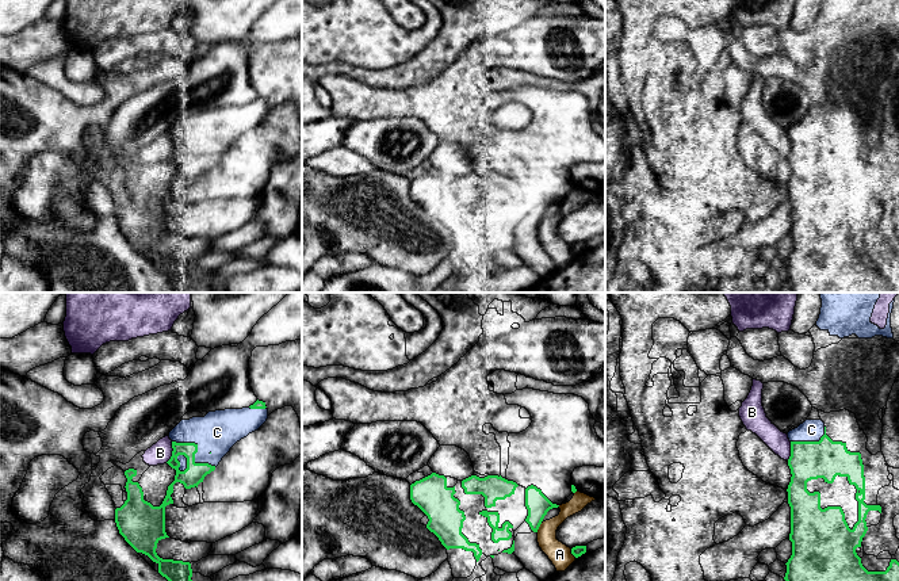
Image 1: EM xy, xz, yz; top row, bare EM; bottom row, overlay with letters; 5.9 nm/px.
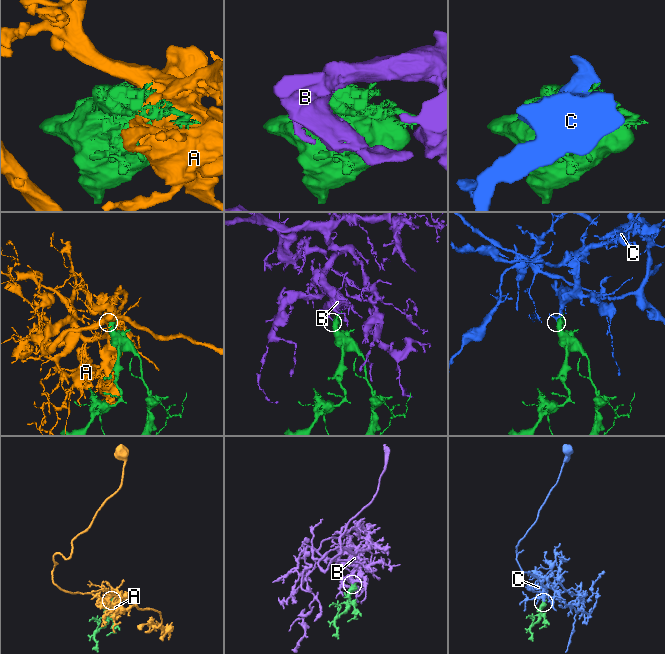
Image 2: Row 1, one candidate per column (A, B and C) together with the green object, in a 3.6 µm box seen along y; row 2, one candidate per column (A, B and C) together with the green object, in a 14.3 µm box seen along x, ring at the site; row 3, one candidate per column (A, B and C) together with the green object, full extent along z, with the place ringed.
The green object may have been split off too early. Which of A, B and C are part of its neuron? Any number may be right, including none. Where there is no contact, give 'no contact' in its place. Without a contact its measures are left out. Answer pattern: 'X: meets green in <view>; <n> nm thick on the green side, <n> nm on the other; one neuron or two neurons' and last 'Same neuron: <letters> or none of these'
A: meets green in xz; 140 nm thick on the green side, 140 nm on the other; two neurons
B: meets green in xy; 120 nm thick on the green side, 130 nm on the other; two neurons
C: meets green in xy; 120 nm thick on the green side, 240 nm on the other; one neuron
Same neuron: C

